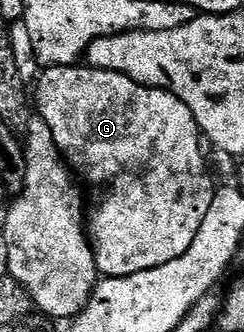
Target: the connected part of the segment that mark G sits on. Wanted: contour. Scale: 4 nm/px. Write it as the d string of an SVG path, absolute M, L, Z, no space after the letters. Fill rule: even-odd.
M71 64L68 66L51 65L42 74L42 79L36 86L36 110L41 118L52 128L52 136L56 140L59 150L64 152L64 157L71 167L80 175L81 181L94 189L94 211L88 214L88 237L94 248L94 259L98 265L99 275L108 278L123 278L132 276L136 272L144 272L148 268L160 268L160 264L168 264L168 260L176 260L188 252L192 240L200 232L200 224L204 216L208 216L208 208L212 204L216 193L216 185L206 171L206 158L202 155L203 135L198 128L198 119L188 108L183 98L177 98L168 90L157 86L146 86L129 78L127 74L112 70L96 70L89 64Z

